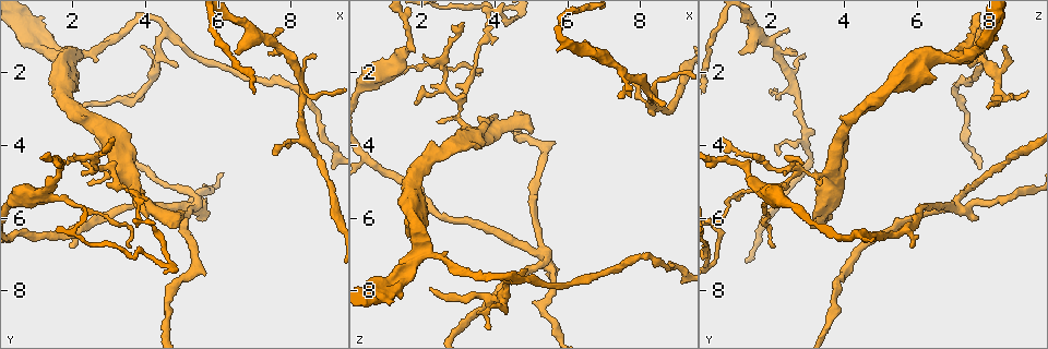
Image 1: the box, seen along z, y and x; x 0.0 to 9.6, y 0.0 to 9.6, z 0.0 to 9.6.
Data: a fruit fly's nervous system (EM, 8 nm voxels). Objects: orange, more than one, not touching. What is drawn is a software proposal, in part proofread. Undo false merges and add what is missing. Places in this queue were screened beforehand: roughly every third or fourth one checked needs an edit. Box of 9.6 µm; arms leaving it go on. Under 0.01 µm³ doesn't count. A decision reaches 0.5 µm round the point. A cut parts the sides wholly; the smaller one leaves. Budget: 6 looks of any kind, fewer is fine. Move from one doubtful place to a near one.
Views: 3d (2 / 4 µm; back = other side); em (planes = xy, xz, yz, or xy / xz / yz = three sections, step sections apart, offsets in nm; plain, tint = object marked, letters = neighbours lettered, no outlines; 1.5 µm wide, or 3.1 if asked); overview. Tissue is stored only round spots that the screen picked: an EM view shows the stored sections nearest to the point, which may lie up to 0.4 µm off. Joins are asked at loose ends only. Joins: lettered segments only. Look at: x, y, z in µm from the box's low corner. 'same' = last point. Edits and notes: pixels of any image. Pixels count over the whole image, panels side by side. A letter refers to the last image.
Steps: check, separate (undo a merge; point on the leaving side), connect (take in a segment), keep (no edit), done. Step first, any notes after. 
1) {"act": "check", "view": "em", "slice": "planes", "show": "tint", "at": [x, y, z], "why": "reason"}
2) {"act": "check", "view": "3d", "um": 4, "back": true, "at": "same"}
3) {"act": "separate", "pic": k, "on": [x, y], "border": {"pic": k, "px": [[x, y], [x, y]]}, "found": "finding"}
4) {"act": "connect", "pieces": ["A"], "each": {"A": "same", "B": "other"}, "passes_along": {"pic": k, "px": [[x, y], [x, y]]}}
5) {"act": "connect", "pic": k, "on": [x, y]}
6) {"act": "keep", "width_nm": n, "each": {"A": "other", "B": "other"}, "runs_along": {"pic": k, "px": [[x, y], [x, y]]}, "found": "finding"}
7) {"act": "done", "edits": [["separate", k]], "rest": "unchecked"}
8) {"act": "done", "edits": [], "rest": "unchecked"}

{"act": "check", "view": "3d", "um": 2, "at": [5.00, 5.95, 3.65], "why": "an open end"}

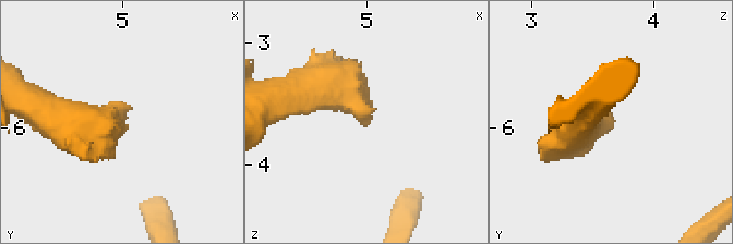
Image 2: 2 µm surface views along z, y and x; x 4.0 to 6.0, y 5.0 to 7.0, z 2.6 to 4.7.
{"act": "check", "view": "em", "slice": "planes", "show": "letters", "at": [5.00, 5.92, 3.68]}

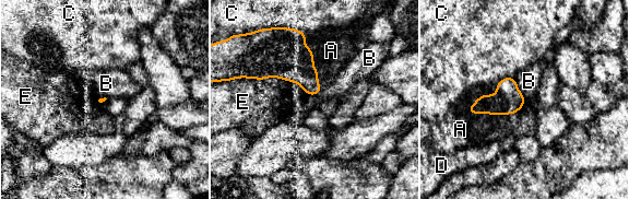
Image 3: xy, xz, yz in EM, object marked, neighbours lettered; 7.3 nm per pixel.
{"act": "connect", "pieces": ["A"], "each": {"A": "same", "B": "other", "C": "other", "D": "other", "E": "other"}, "found": "it goes on there"}

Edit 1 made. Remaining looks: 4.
{"act": "check", "view": "overview", "why": "redraw"}

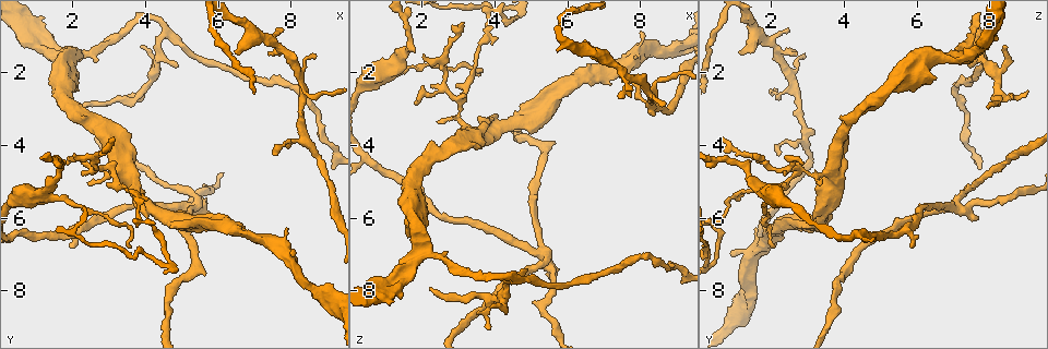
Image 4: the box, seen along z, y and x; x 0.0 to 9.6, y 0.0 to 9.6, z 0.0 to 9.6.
{"act": "check", "view": "em", "slice": "planes", "show": "letters", "at": [7.80, 0.85, 2.50], "why": "an open end"}

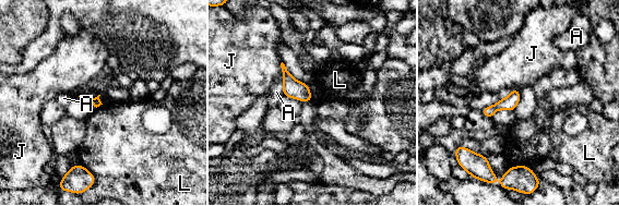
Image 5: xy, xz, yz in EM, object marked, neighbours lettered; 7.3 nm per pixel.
{"act": "keep", "each": {"A": "other", "J": "other", "L": "other"}, "runs_along": {"pic": 5, "px": [[516, 93], [506, 104], [485, 111]]}, "found": "no lettered segment goes on from it"}

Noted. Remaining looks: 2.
{"act": "check", "view": "em", "slice": "planes", "show": "plain", "at": [6.40, 1.40, 1.10]}

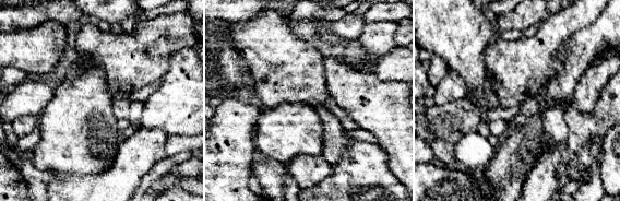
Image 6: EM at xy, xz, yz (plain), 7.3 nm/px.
{"act": "check", "view": "em", "slice": "planes", "show": "letters", "at": "same"}

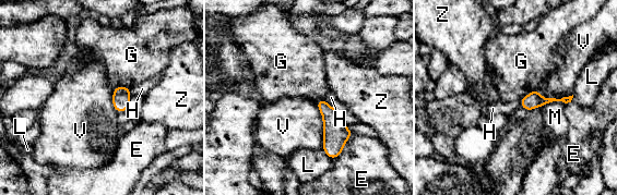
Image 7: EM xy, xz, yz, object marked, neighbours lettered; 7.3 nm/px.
{"act": "keep", "each": {"E": "other", "G": "other", "H": "other", "L": "other", "M": "other", "V": "other", "Z": "other"}, "border": {"pic": 7, "px": [[537, 87], [520, 99]]}, "found": "no lettered segment goes on from it"}

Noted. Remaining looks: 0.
{"act": "done", "edits": [["connect", 3]], "rest": "unchecked"}

